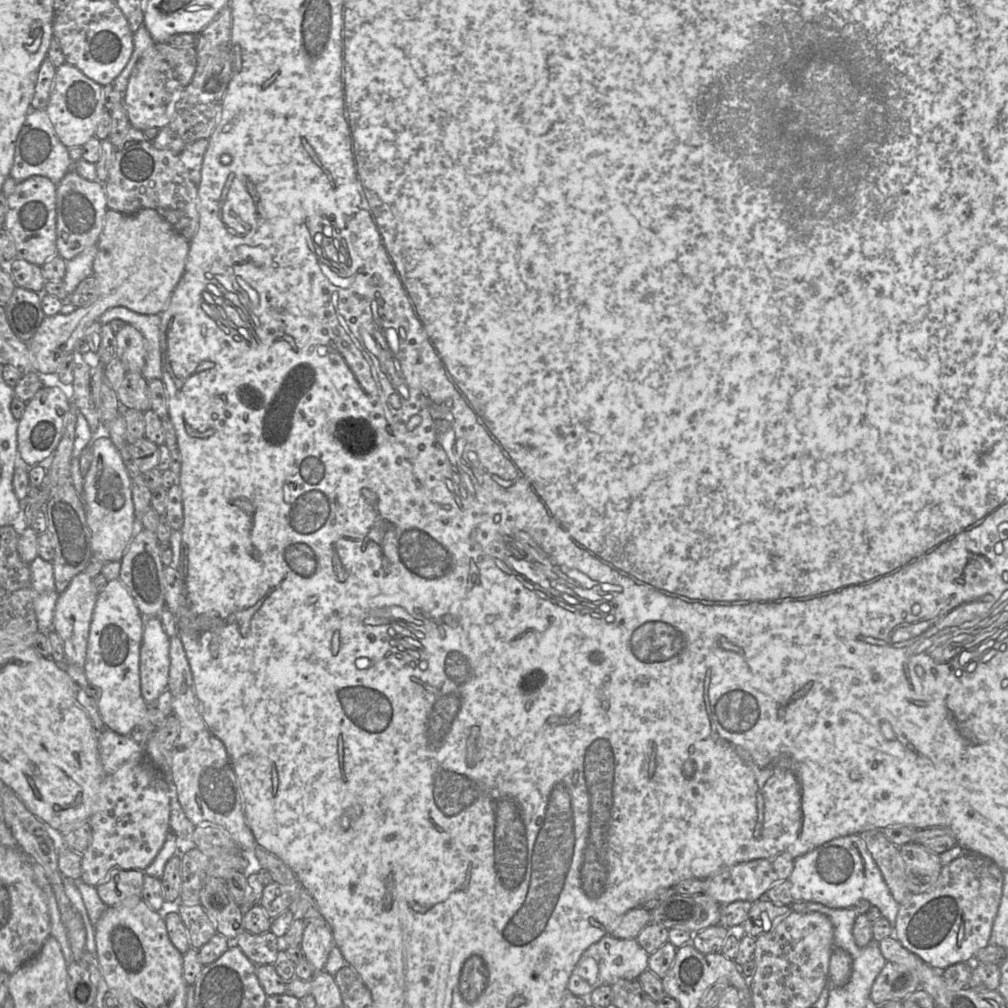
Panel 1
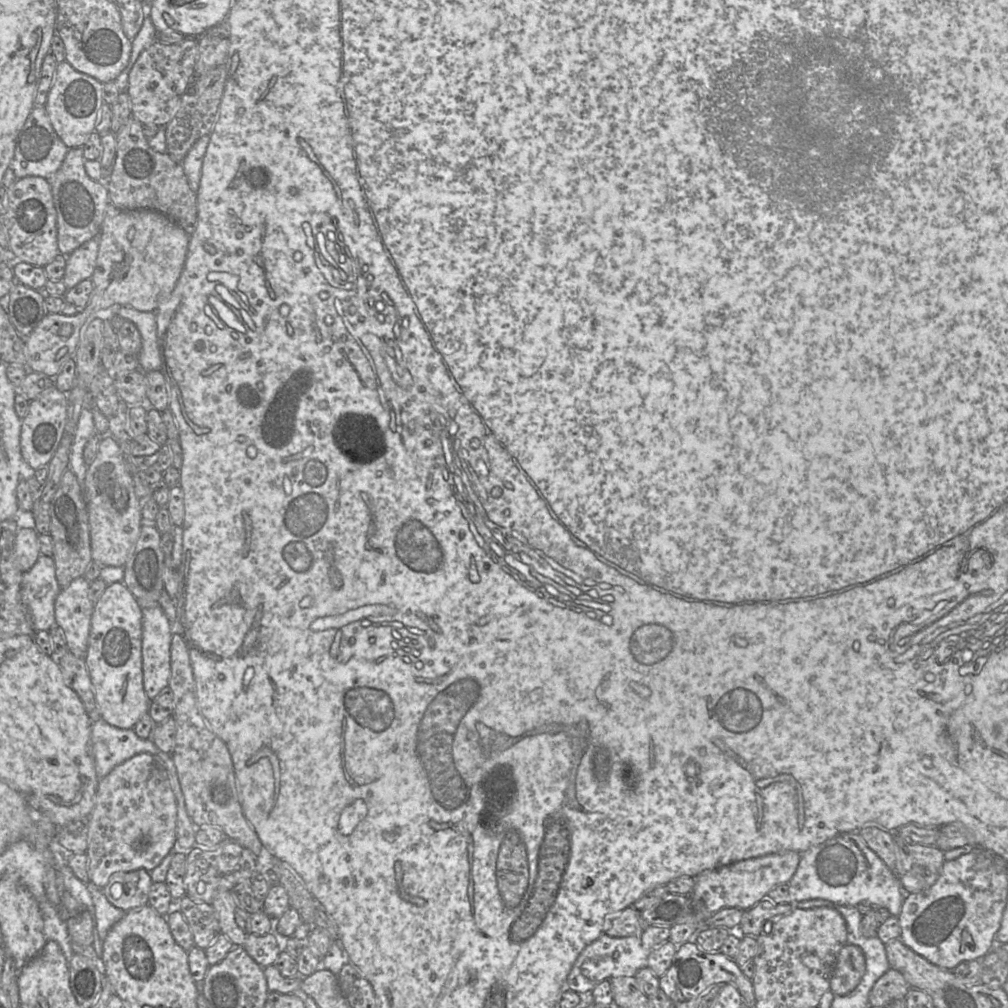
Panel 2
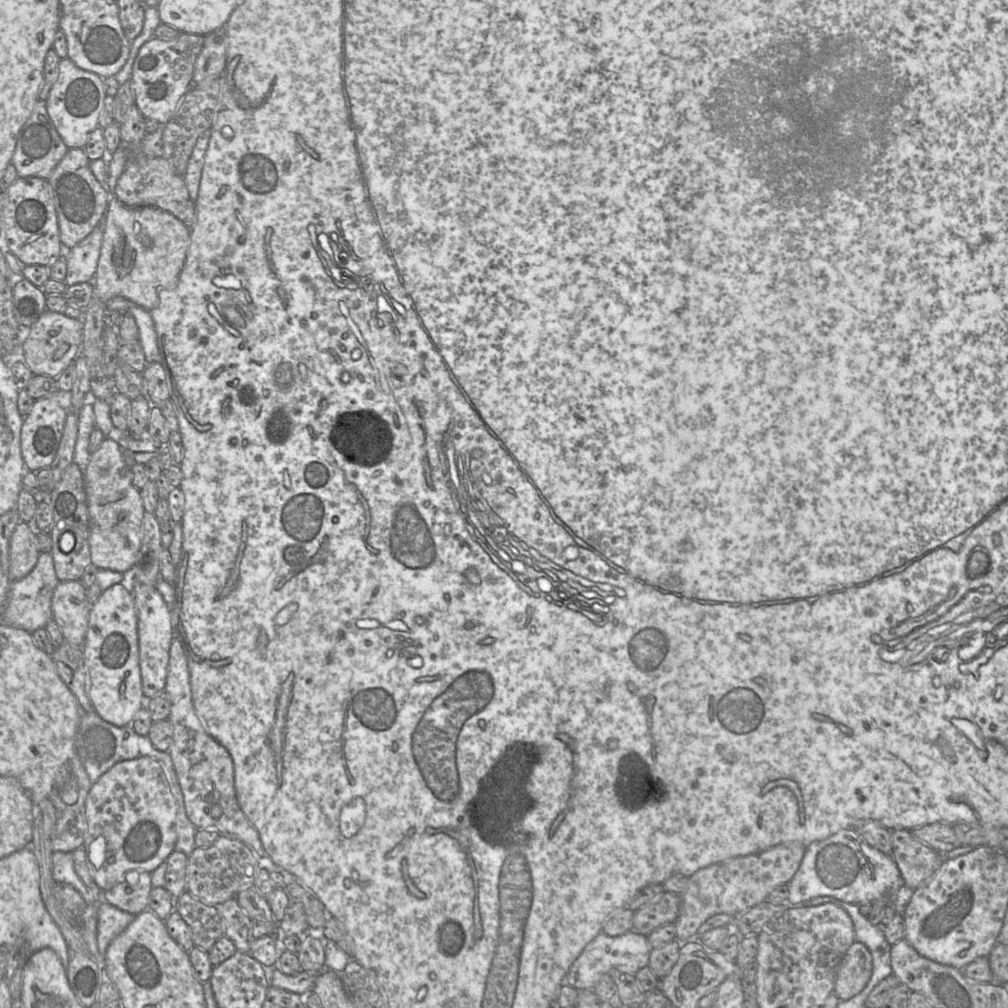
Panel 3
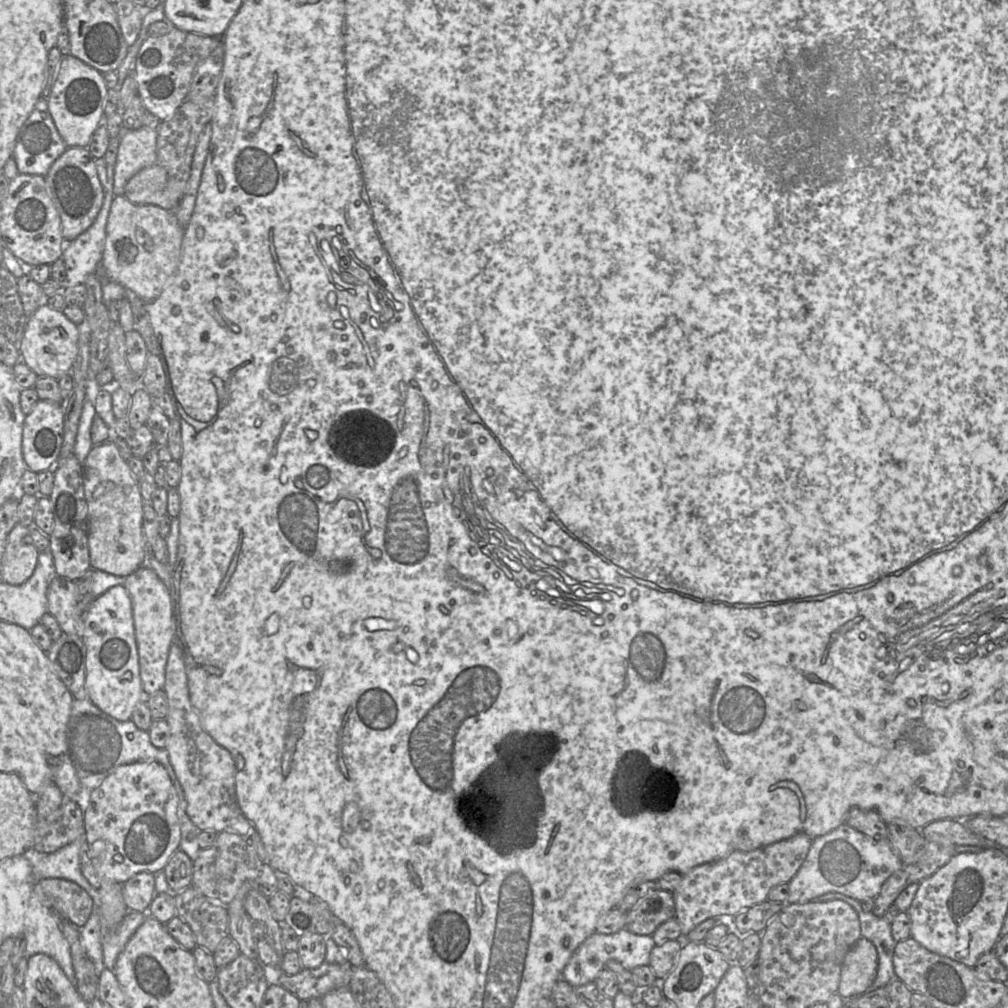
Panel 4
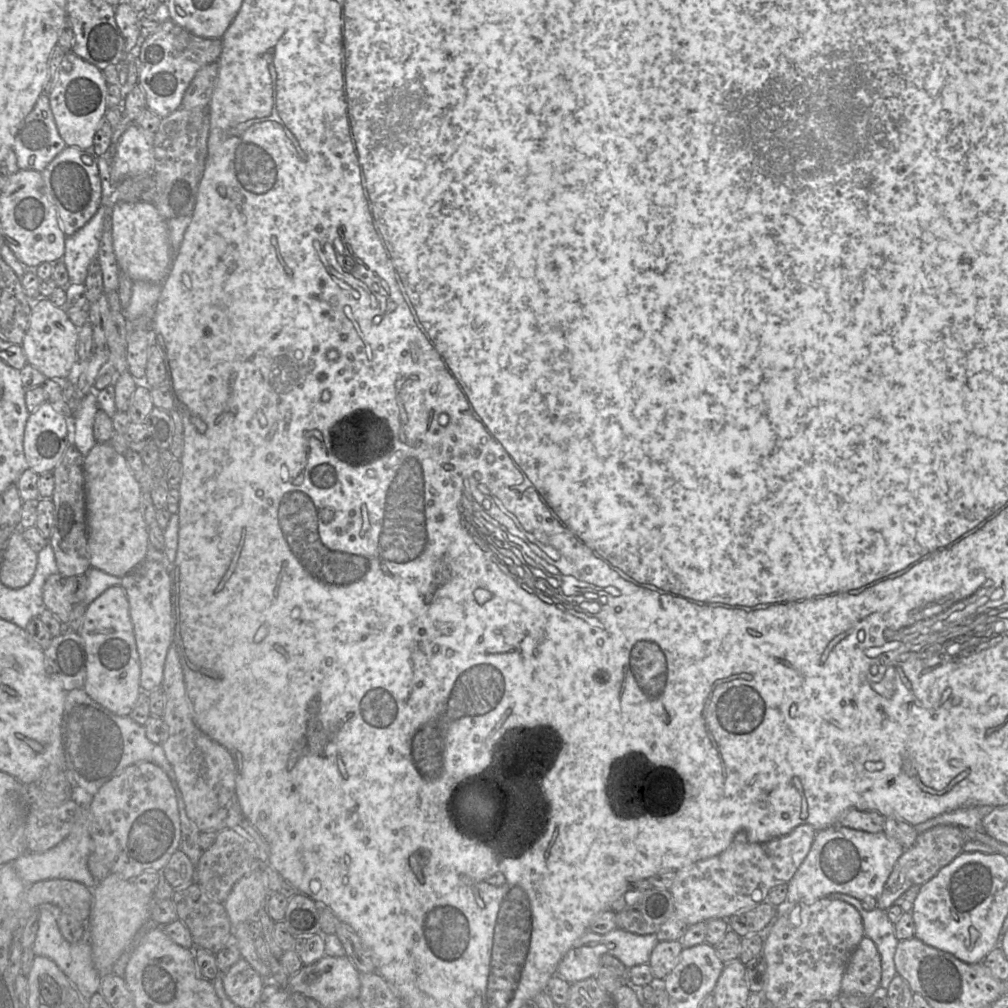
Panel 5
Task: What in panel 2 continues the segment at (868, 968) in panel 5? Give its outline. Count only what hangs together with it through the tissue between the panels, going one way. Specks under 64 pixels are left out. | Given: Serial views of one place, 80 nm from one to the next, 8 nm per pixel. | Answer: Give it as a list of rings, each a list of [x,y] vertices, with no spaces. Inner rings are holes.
[[[846,944],[839,952],[831,980],[830,989],[835,995],[844,996],[852,992],[866,972],[866,960],[862,949]]]

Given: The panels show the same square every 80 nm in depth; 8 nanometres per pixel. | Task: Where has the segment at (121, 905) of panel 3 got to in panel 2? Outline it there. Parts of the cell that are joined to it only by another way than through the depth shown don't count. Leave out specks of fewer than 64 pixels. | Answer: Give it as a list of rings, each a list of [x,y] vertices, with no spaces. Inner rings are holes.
[[[144,869],[116,872],[102,888],[106,899],[125,912],[148,905],[152,885],[150,873]]]

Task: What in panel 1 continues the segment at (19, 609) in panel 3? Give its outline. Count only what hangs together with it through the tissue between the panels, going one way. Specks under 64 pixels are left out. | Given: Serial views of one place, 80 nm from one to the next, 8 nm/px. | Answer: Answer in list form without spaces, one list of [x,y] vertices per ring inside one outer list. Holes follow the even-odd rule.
[[[39,555],[30,563],[31,587],[34,610],[39,632],[49,632],[53,626],[53,618],[59,593],[54,582],[52,562]]]

